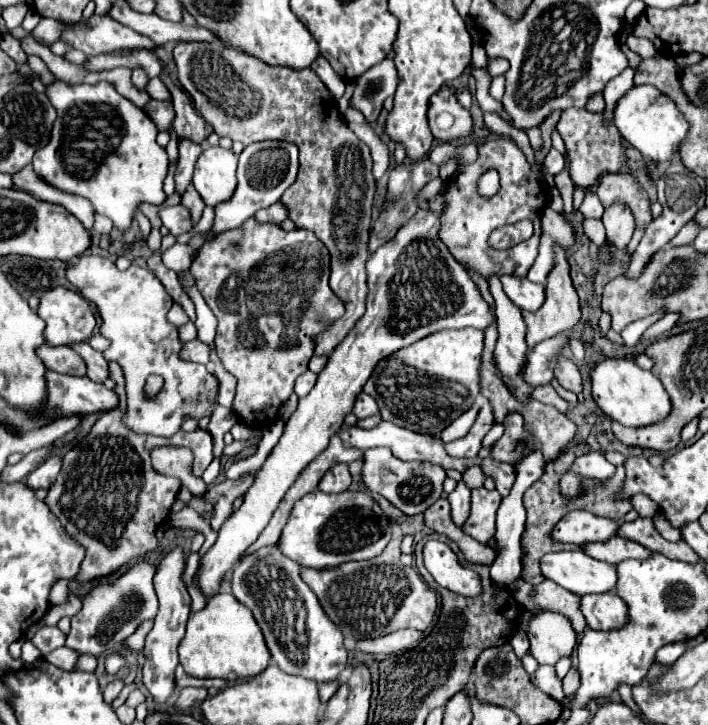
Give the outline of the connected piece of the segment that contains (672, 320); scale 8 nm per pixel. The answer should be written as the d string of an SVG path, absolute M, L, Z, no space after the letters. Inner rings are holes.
M666 313L658 323L654 323L654 325L642 335L642 339L656 339L656 337L666 335L666 333L678 323L678 319L680 319L678 313Z

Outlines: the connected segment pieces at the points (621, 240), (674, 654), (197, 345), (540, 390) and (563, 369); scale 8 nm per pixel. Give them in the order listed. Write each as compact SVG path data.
M614 203L610 209L602 215L604 227L606 227L606 239L612 245L612 251L622 251L634 233L634 219L628 207Z
M672 643L672 645L664 645L656 651L656 659L654 665L668 665L674 663L680 655L686 653L686 643Z
M198 339L184 343L182 351L180 351L180 359L188 361L188 363L200 363L206 365L208 363L208 345L200 343Z
M552 385L536 387L536 389L534 389L534 399L542 401L542 403L546 403L546 405L552 405L552 407L556 407L558 411L568 411L568 409L570 409L570 405L554 391Z
M562 355L562 357L558 359L558 365L556 365L554 375L556 375L558 383L560 383L564 389L568 389L568 391L572 391L572 393L576 393L576 395L582 393L582 377L580 377L580 371L578 371L578 367L576 367L568 357Z

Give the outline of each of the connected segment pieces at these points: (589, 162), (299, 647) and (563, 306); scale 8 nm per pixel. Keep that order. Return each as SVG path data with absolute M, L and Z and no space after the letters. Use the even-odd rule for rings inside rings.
M574 107L566 109L560 115L556 129L566 143L570 159L570 179L574 183L574 209L578 209L582 205L586 191L598 181L598 177L602 177L604 173L614 173L622 167L622 147L618 145L620 135L614 125L610 127L602 125L602 115L594 115L588 113L586 109L574 109Z
M276 545L262 547L254 555L248 555L236 565L232 573L232 593L246 605L256 623L260 625L272 661L288 675L312 679L316 683L338 681L338 675L346 667L346 649L342 645L342 633L324 615L312 589L300 579L300 565L284 559Z
M556 249L556 265L552 269L552 273L548 275L548 283L546 283L546 301L540 307L540 311L532 313L532 315L524 315L526 321L526 343L532 349L534 345L538 345L544 339L550 339L552 335L564 331L564 329L572 329L578 321L580 321L580 303L578 303L578 293L572 285L570 279L570 265L566 261L566 255L562 249Z

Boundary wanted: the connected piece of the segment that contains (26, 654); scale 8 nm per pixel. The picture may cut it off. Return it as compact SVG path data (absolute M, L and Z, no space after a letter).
M26 641L26 643L22 645L22 655L20 655L20 659L22 659L24 663L34 663L34 661L40 659L40 651L38 651L30 641Z

